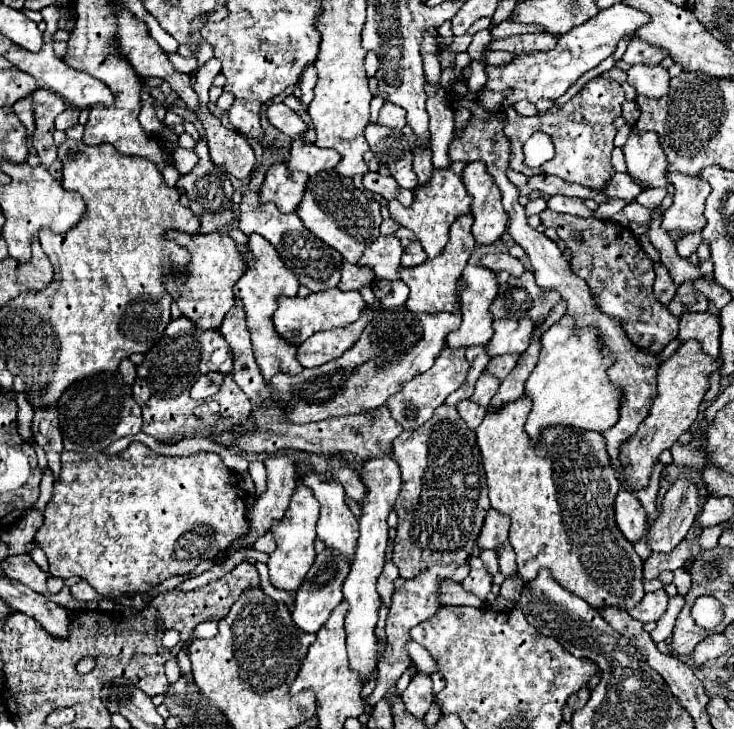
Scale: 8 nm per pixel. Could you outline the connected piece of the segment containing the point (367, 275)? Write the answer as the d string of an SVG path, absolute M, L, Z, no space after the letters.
M343 262L341 266L341 286L345 290L363 290L365 286L373 284L375 274L367 266L353 266L349 262Z

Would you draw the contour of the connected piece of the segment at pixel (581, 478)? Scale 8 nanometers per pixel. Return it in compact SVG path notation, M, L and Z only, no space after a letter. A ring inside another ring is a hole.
M519 398L517 402L509 402L509 406L505 406L505 410L501 410L501 414L487 414L485 420L479 424L477 428L477 446L481 448L481 456L483 456L483 468L485 468L485 474L487 474L487 486L489 486L489 500L491 500L491 508L495 508L497 512L505 514L511 518L511 530L509 530L509 542L517 554L517 566L519 566L519 576L523 580L535 580L537 578L537 572L541 568L547 568L551 572L551 576L563 584L567 590L571 590L573 594L579 594L583 600L587 600L591 606L597 606L597 608L621 608L621 610L633 610L641 598L645 596L645 590L643 590L643 560L637 556L637 552L633 550L633 544L621 534L621 530L617 528L615 524L615 510L613 510L613 504L615 504L615 496L621 488L621 482L617 480L615 476L615 470L609 462L609 454L607 454L607 446L605 446L605 438L599 434L599 432L585 432L585 430L577 430L577 428L549 428L543 432L543 440L537 448L533 448L529 444L529 436L525 432L525 420L527 420L527 414L531 410L531 402L527 398Z

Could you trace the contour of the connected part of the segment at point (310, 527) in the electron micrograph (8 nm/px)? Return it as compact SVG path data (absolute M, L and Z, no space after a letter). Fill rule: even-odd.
M297 484L297 488L293 490L293 496L291 496L291 502L289 502L289 508L287 508L285 516L271 526L277 548L269 556L267 568L269 568L271 584L275 588L285 590L285 592L295 592L299 588L299 584L303 582L305 574L309 572L309 568L315 560L313 542L315 542L317 518L319 518L319 504L317 504L311 488L307 488L305 484Z

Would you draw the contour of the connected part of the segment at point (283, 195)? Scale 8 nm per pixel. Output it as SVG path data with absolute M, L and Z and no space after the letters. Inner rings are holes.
M287 164L271 166L265 174L265 182L259 190L263 204L273 202L283 212L295 212L305 194L307 174L289 174Z

